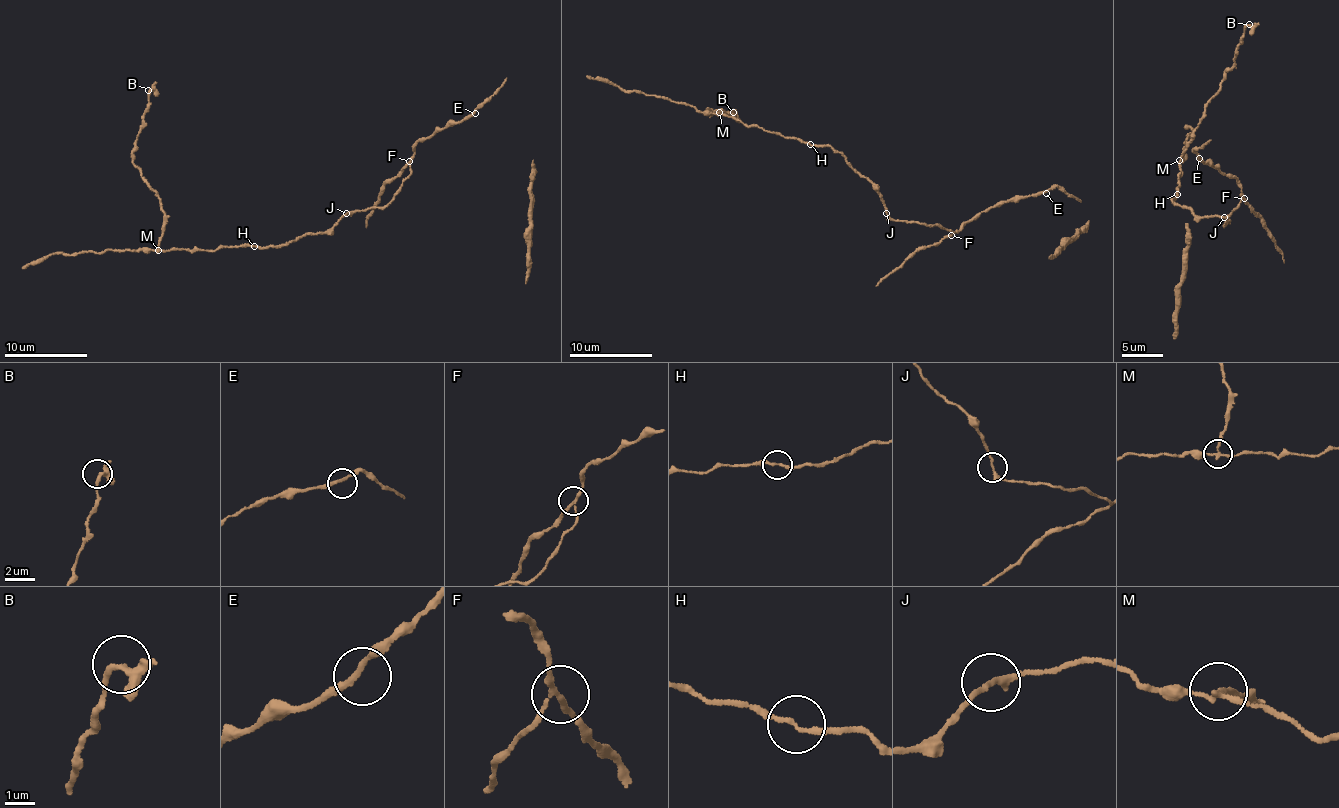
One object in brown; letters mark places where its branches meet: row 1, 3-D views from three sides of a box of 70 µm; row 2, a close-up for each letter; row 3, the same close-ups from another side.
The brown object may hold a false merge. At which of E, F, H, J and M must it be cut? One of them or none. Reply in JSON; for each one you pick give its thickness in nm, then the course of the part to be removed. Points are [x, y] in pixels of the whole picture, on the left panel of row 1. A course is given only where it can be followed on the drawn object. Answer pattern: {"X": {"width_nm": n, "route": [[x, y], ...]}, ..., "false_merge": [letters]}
{"M": {"width_nm": 160, "route": [[158, 250], [164, 213], [133, 160], [147, 95], [156, 81]]}, "false_merge": ["M"]}

